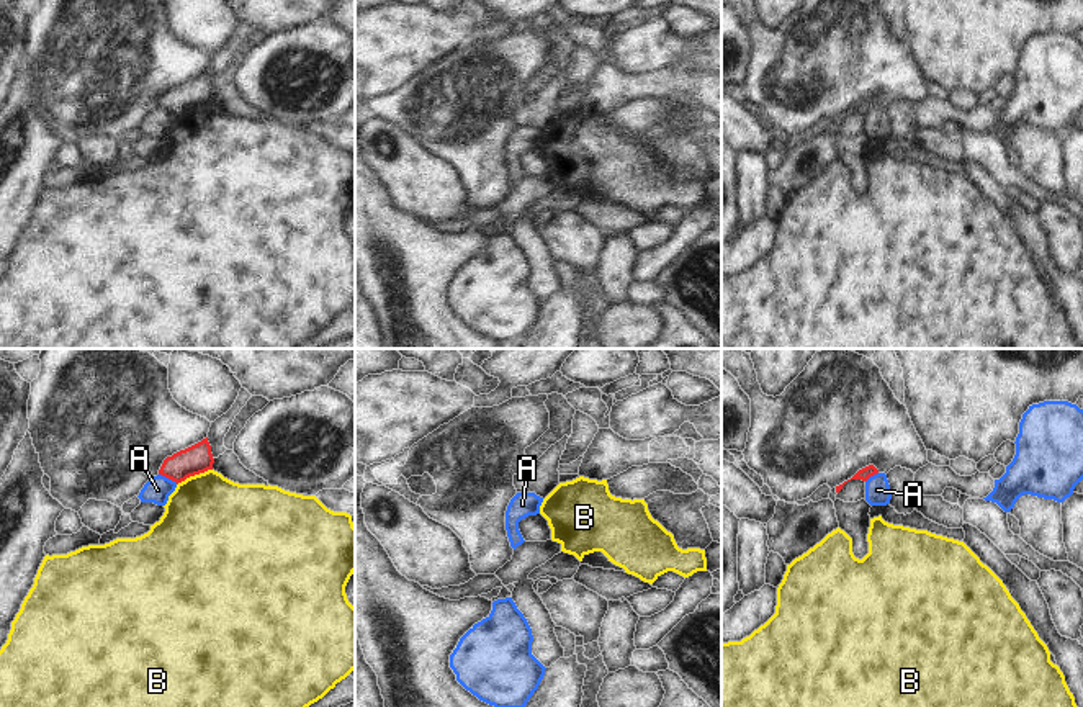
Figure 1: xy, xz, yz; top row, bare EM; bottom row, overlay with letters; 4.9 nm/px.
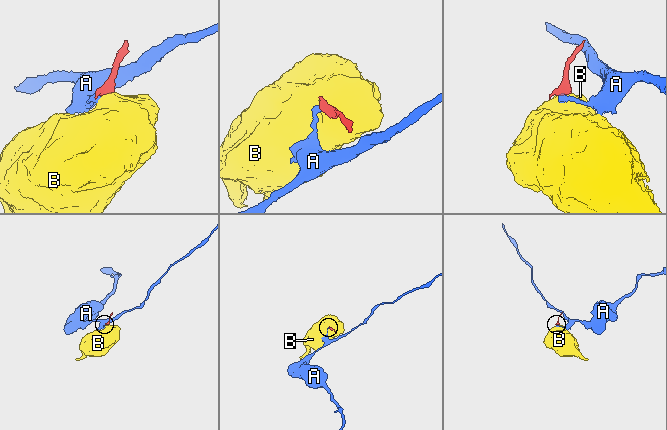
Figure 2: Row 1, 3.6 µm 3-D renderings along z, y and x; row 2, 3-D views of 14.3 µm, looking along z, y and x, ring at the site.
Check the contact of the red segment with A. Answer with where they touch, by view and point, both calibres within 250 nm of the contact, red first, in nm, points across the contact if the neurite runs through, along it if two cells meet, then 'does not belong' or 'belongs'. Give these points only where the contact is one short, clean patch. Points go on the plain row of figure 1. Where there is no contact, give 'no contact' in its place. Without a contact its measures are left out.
xy (169, 112) | 140/130 nm | along xy (159, 107), (177, 117) | does not belong

